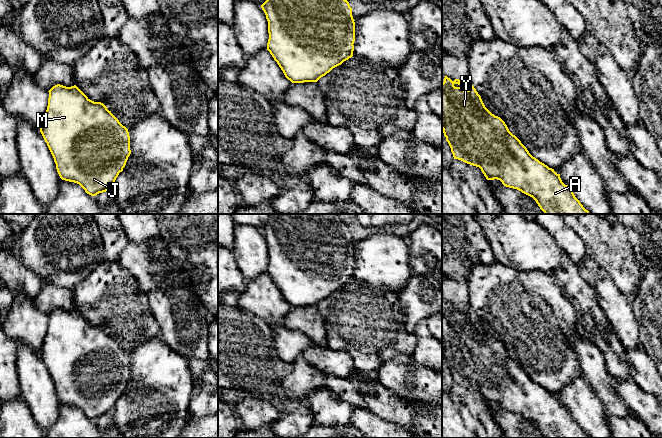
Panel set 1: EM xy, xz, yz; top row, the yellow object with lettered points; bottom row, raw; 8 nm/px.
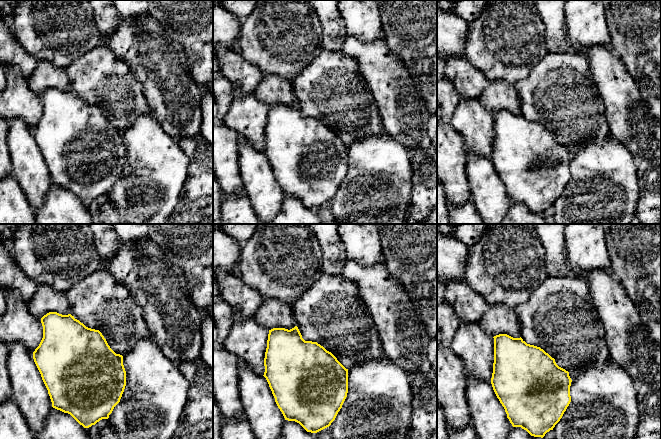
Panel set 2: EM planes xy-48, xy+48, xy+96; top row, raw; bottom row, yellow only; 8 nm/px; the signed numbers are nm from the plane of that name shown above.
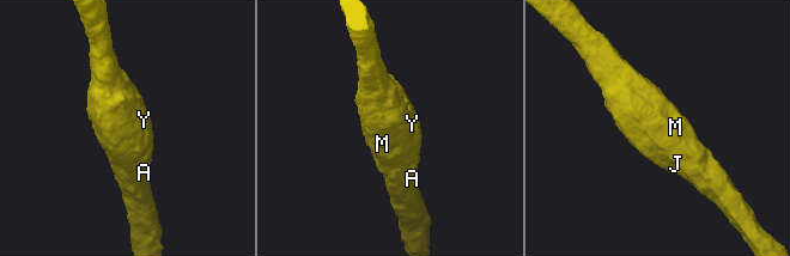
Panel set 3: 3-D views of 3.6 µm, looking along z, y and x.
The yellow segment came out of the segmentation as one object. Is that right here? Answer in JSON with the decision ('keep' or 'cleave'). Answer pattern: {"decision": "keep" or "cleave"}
{"decision": "keep"}

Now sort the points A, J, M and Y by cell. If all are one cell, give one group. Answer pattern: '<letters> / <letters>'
A J M Y

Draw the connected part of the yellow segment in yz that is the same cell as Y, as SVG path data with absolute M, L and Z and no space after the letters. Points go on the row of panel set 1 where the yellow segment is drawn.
M447 76L442 83L442 130L454 159L479 167L487 180L500 180L504 186L532 197L545 214L590 214L575 197L572 189L562 182L560 174L533 157L521 141L509 131L505 122L485 107L474 86L470 83L469 89L464 90L461 85L459 79L452 81Z

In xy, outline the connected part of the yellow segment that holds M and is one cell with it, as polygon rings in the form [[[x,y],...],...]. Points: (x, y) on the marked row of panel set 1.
[[[57,84],[48,92],[48,106],[40,132],[60,178],[79,184],[91,196],[111,191],[131,154],[128,129],[103,103],[90,100],[76,85]]]

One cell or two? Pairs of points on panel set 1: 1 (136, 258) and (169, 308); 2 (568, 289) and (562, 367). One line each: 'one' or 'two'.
1: one
2: two

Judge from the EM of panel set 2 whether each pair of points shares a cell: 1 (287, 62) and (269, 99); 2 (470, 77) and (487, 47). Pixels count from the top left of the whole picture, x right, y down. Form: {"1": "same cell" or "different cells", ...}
{"1": "different cells", "2": "different cells"}

